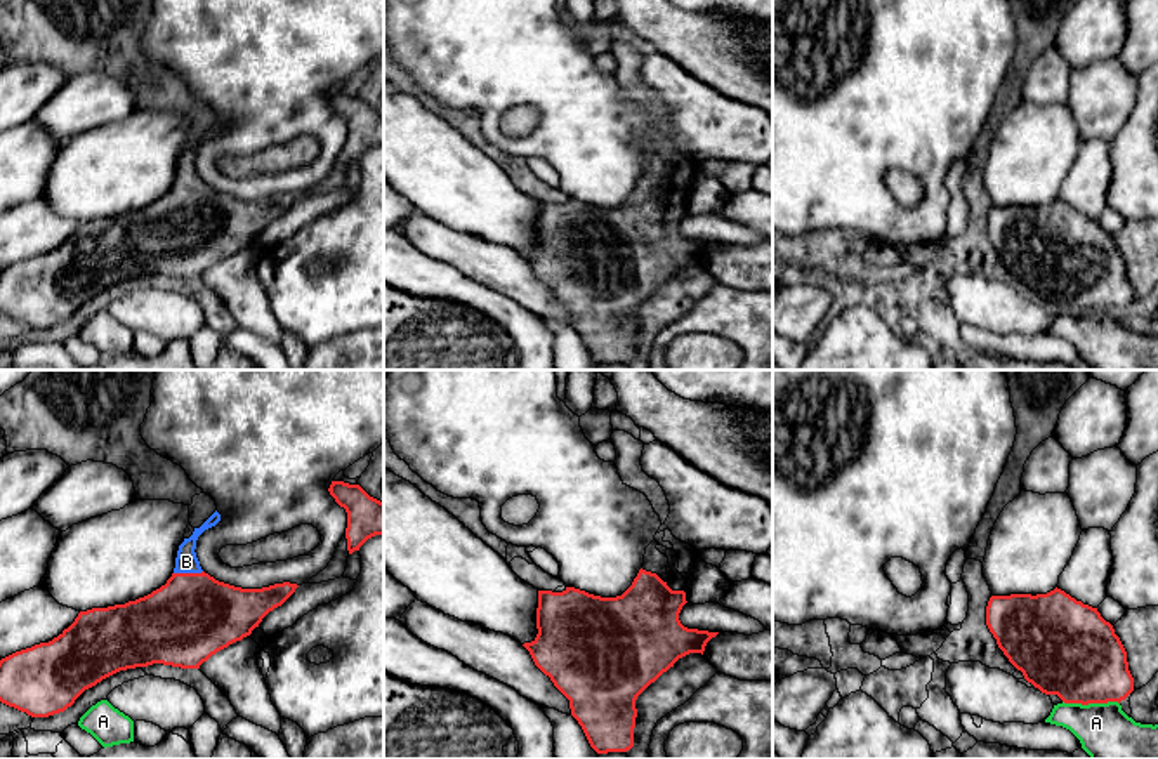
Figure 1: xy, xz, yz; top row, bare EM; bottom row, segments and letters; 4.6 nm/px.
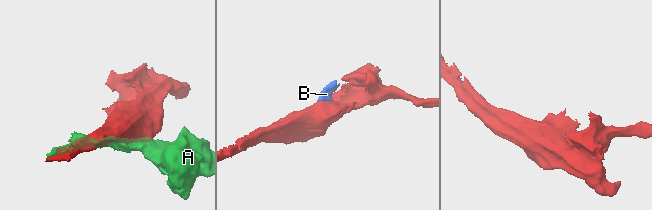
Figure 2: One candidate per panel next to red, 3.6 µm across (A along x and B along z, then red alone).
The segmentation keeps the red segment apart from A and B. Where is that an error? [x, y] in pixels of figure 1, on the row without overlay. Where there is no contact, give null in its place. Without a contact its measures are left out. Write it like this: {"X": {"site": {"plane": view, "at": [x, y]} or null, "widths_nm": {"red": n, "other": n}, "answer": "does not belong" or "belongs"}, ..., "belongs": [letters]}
{"A": {"site": {"plane": "yz", "at": [1091, 313]}, "widths_nm": {"red": 420, "other": 280}, "answer": "does not belong"}, "B": {"site": {"plane": "xy", "at": [188, 184]}, "widths_nm": {"red": 400, "other": 110}, "answer": "belongs"}, "belongs": ["B"]}

